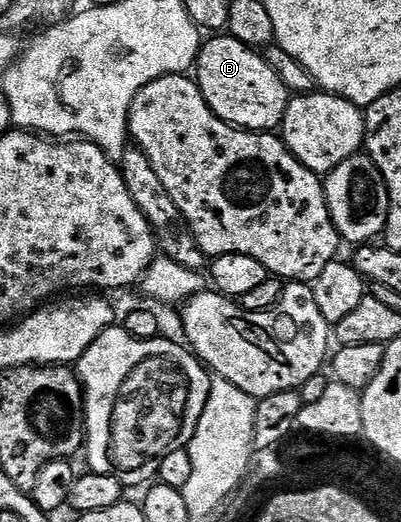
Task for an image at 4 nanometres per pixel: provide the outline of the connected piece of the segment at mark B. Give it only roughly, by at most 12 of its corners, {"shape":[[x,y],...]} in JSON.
{"shape":[[210,37],[207,105],[244,131],[281,128],[291,92],[255,48]]}

